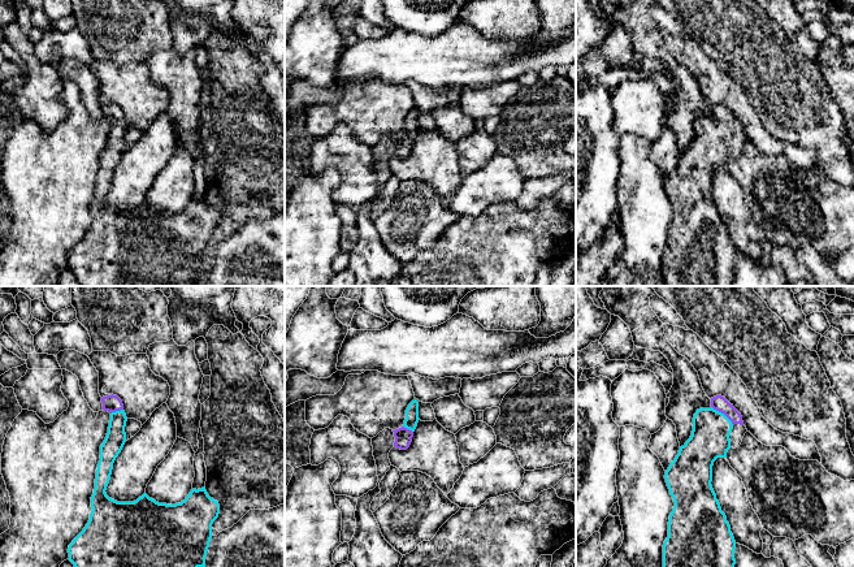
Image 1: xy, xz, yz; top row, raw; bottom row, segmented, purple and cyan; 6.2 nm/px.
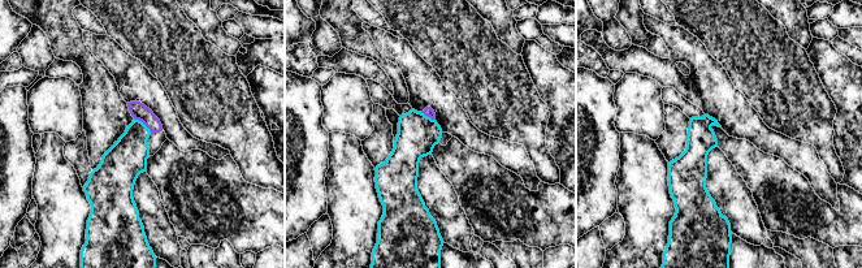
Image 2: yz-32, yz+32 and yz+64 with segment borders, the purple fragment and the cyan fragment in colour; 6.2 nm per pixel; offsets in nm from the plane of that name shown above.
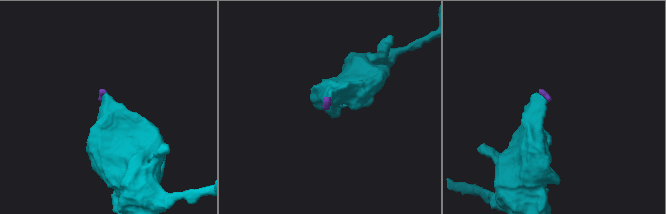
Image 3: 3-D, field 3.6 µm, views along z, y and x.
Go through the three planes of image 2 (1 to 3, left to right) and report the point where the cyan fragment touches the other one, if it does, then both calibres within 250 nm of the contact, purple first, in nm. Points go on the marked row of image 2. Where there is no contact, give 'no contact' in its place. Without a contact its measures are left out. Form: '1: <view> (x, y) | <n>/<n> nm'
1: yz-32 (143, 122) | 100/240 nm
2: yz+32 (428, 116) | 60/260 nm
3: no contact

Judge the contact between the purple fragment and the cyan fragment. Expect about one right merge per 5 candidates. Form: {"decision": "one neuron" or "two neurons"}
{"decision": "one neuron"}

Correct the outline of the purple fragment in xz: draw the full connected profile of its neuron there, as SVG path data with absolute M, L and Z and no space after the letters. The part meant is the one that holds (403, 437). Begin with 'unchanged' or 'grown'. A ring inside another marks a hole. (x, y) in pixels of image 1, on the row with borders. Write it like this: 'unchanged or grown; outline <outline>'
grown; outline M412 401L406 410L402 428L385 428L372 438L373 456L377 466L378 482L373 490L357 498L355 519L356 528L348 542L348 562L355 567L399 567L403 555L396 551L382 536L380 525L370 511L370 503L381 493L380 482L390 469L389 453L393 447L407 450L412 442L419 423L419 402Z

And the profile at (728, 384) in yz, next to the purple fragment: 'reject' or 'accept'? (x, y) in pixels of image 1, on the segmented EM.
reject

